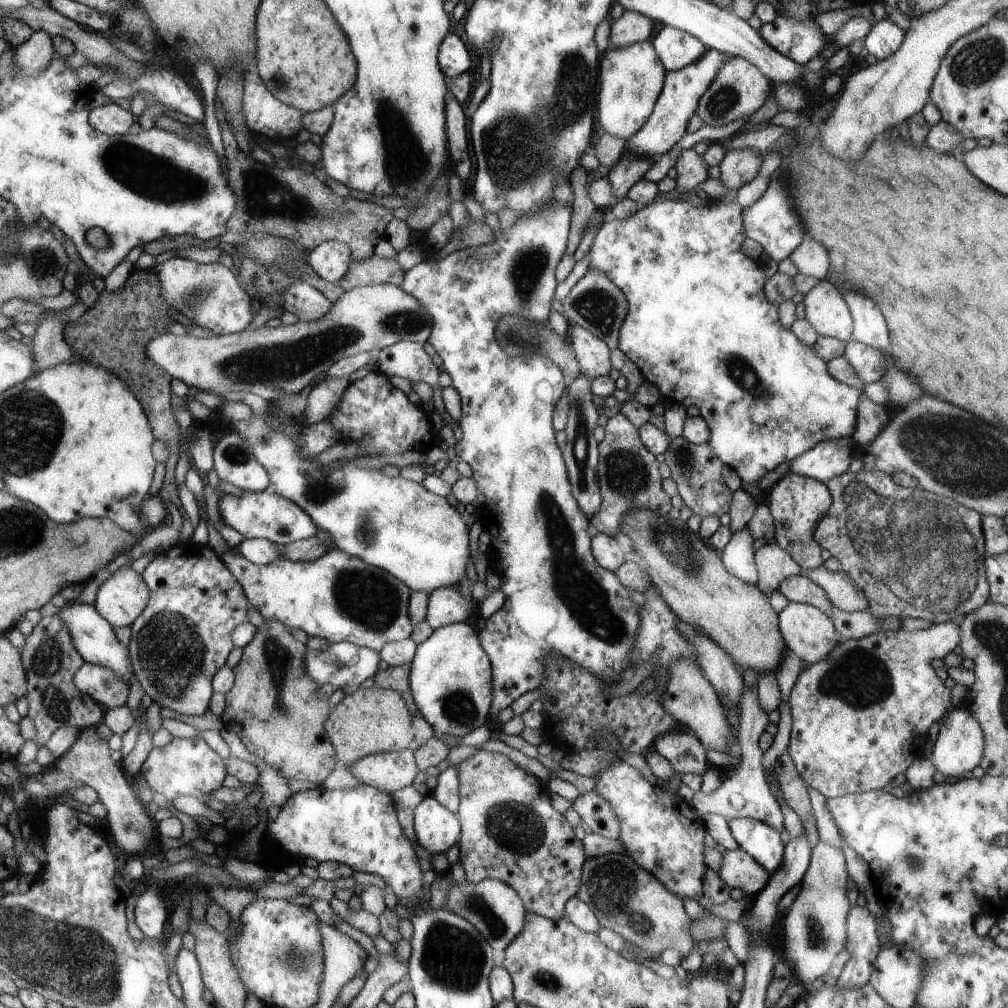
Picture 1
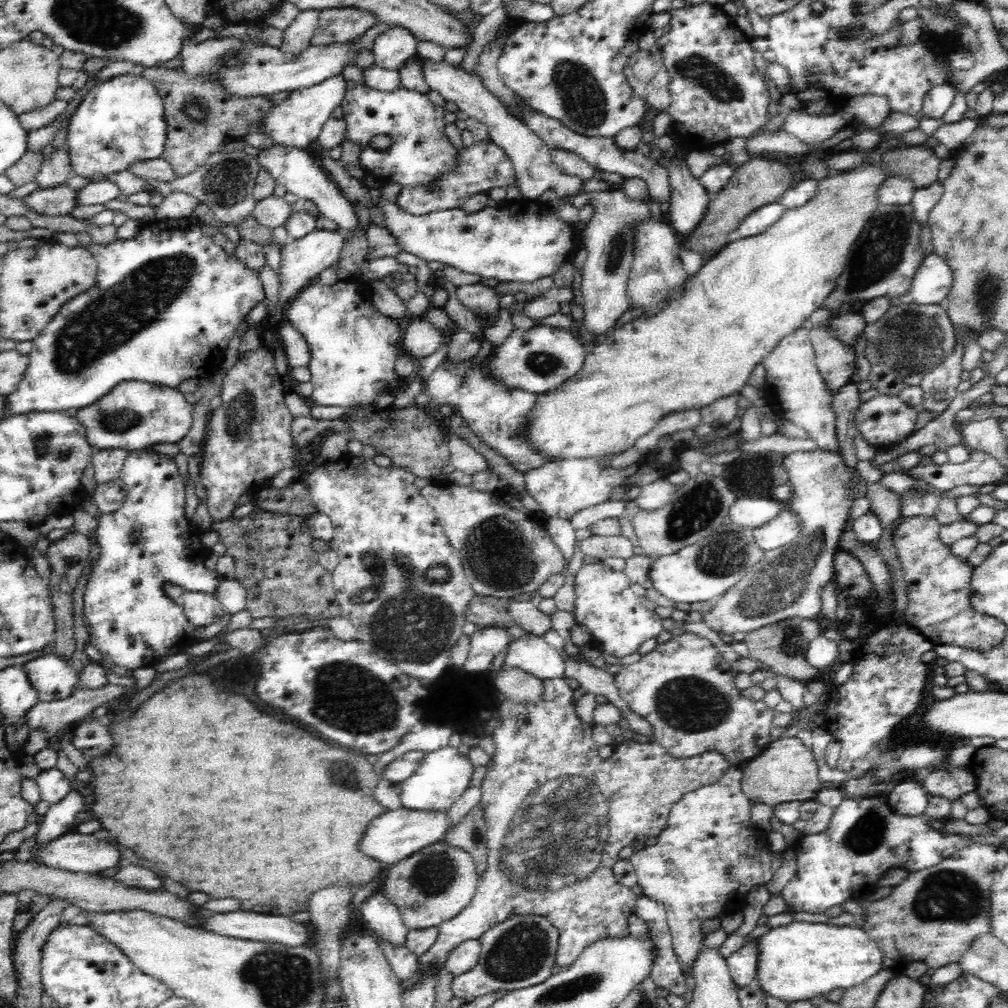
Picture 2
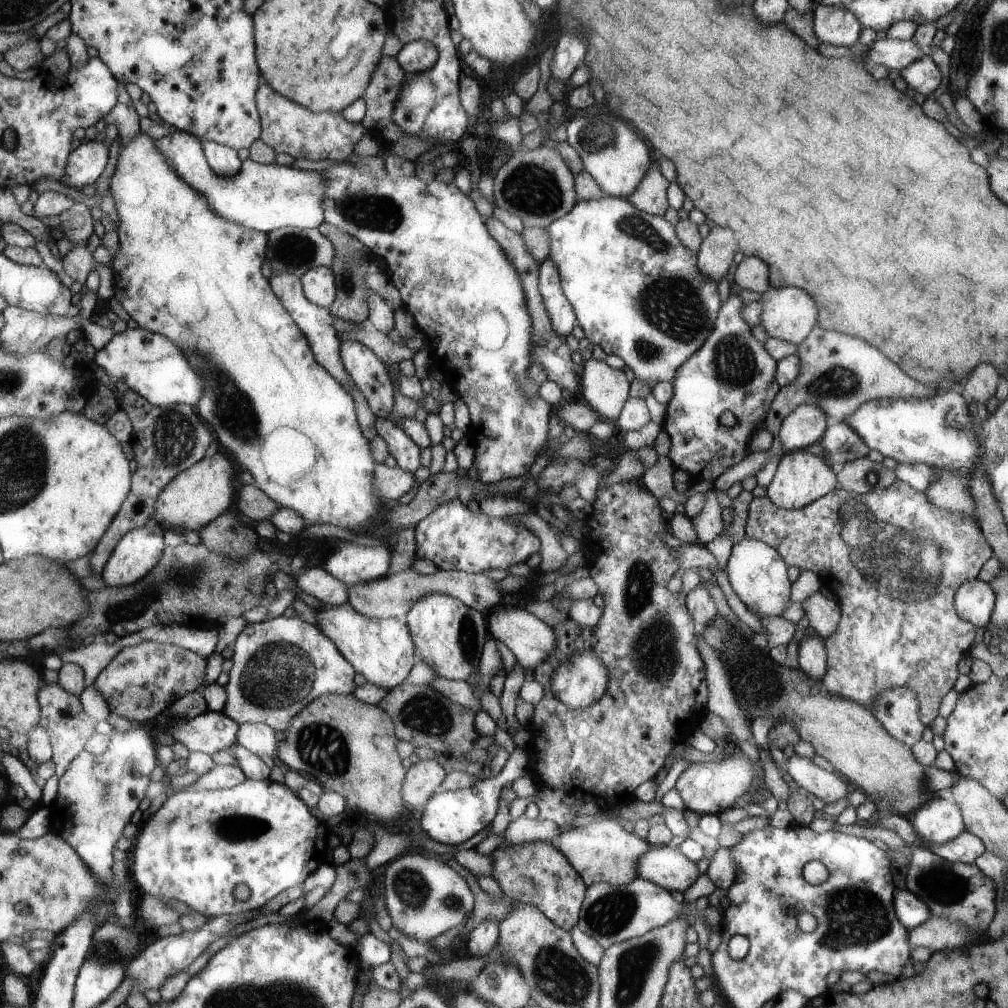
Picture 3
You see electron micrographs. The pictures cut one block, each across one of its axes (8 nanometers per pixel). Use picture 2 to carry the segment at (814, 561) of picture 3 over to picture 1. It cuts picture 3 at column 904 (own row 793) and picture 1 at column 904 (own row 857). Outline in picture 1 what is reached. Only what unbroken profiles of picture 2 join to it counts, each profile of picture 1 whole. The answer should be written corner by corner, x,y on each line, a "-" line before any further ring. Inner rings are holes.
859,471
858,473
848,472
840,477
832,478
826,484
833,500
827,515
819,523
815,530
814,540
821,548
826,548
831,556
838,559
842,565
842,572
850,576
850,580
864,592
868,600
868,610
876,616
898,616
898,618
922,618
928,622
945,623
948,621
958,622
966,614
980,608
989,598
989,584
984,568
985,541
982,531
983,517
975,511
969,510
955,502
952,498
942,497
917,487
910,489
896,485
891,476
881,471

